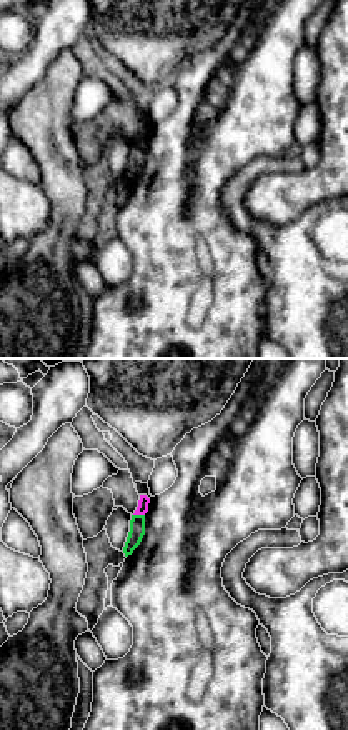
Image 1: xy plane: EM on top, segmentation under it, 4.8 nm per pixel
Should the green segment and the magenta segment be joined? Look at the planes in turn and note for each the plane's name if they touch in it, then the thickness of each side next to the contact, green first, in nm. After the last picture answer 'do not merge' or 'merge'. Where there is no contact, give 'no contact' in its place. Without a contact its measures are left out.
meets green in xy; 80 nm thick on the green side, 60 nm on the other

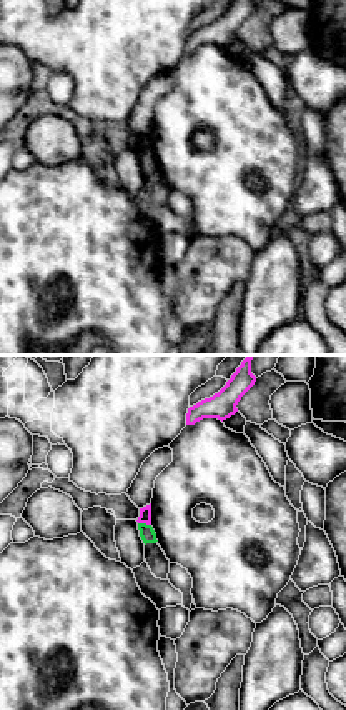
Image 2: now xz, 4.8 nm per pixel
meets green in xz; 70 nm thick on the green side, 60 nm on the other

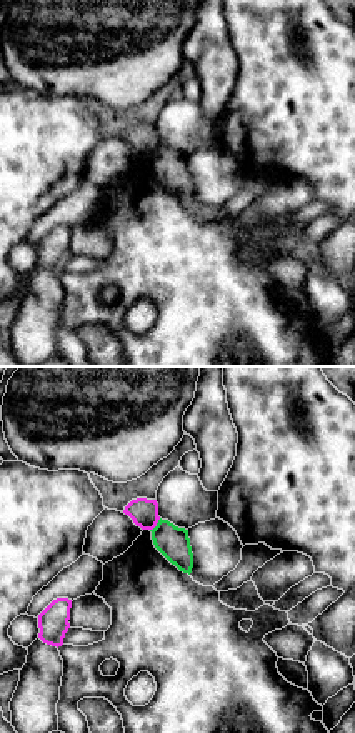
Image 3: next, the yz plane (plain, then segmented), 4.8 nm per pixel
meets green in yz; 160 nm thick on the green side, 130 nm on the other

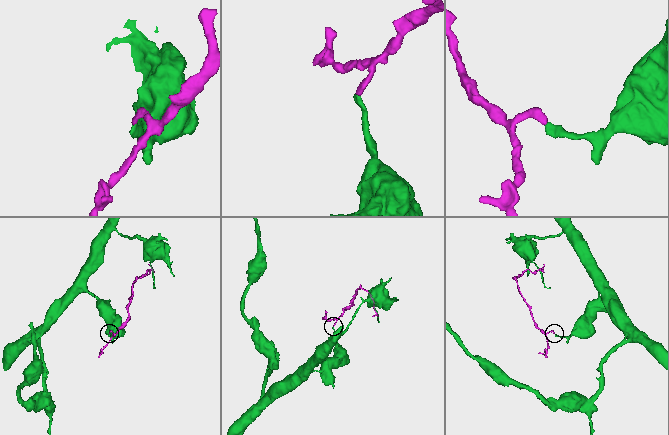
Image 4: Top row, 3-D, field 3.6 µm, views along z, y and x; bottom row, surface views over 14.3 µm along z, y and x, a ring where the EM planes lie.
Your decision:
do not merge

